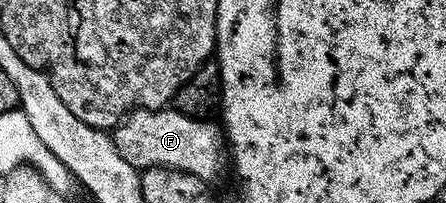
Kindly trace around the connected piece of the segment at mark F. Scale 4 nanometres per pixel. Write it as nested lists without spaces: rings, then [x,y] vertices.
[[[172,109],[134,111],[112,128],[111,134],[119,157],[123,157],[127,165],[138,169],[166,167],[212,181],[221,167],[221,151],[223,155],[223,135],[214,123],[192,119]]]

